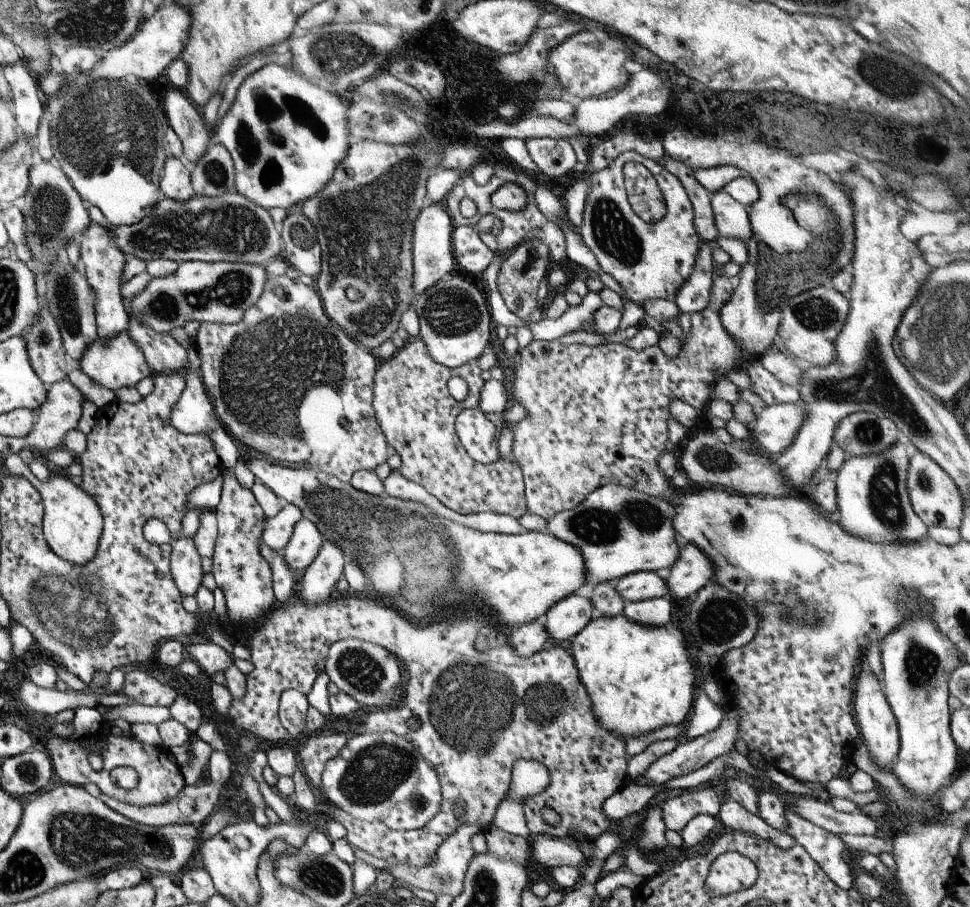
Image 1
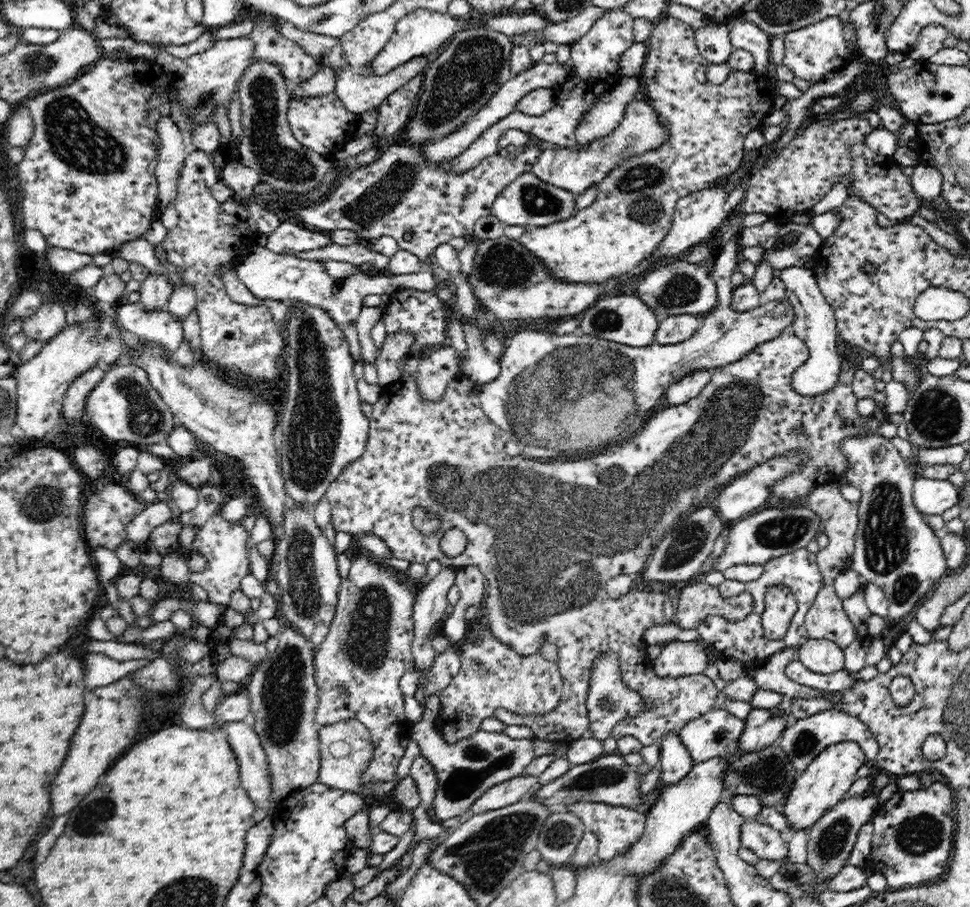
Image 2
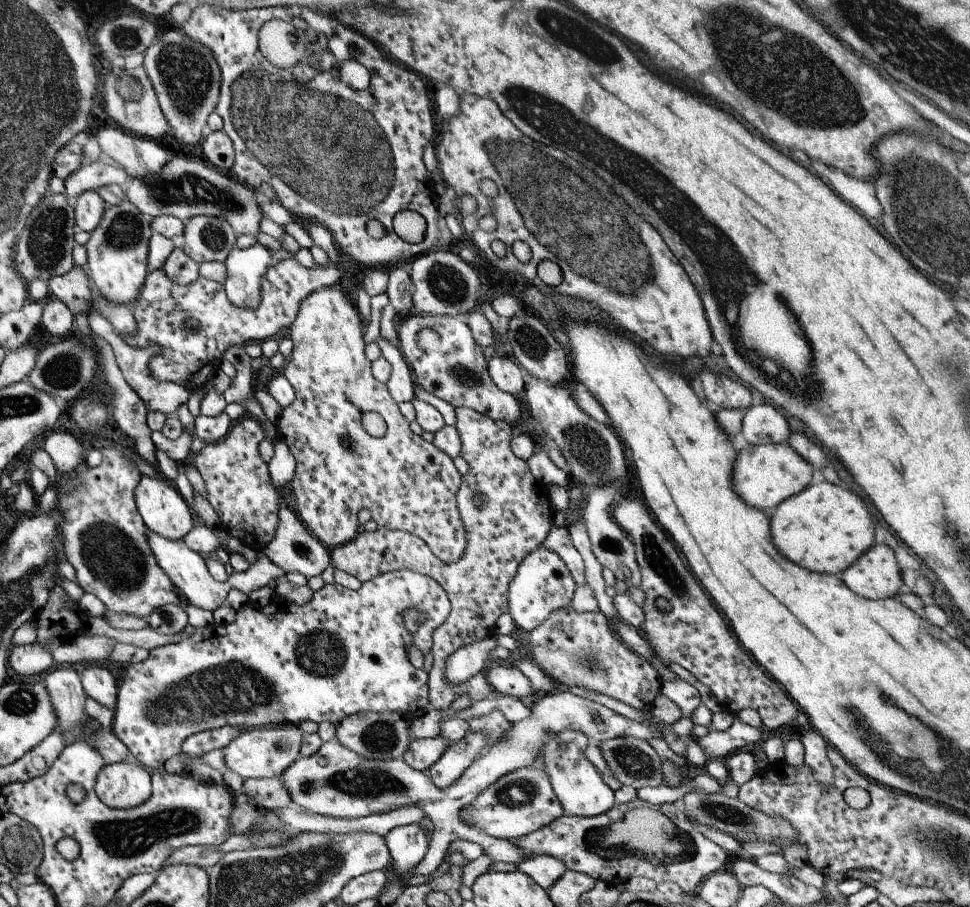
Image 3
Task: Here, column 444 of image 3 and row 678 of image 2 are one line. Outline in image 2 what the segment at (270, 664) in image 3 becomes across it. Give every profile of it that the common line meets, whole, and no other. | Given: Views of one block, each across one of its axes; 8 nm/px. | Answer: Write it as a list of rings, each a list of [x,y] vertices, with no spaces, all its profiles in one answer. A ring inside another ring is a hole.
[[[614,654],[602,655],[595,660],[591,682],[592,688],[590,688],[587,706],[590,719],[589,728],[594,732],[594,738],[603,741],[612,736],[614,725],[624,716],[634,716],[640,708],[644,708],[643,699],[638,692],[633,692],[623,684],[620,671],[618,671],[618,659]]]

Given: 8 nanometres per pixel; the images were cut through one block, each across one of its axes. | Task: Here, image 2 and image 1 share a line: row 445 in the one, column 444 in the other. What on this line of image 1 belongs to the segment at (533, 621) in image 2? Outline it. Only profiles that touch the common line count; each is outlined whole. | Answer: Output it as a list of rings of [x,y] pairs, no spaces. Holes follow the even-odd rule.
[[[412,337],[395,354],[376,364],[371,408],[375,422],[387,445],[391,446],[401,464],[397,472],[408,481],[416,482],[443,504],[459,514],[491,512],[507,514],[519,520],[527,513],[521,468],[510,456],[491,464],[475,462],[461,446],[455,434],[454,422],[458,412],[479,404],[484,381],[475,362],[457,368],[447,368],[433,362],[427,354],[423,338]],[[457,376],[467,384],[467,396],[456,401],[447,391],[445,383]],[[351,592],[345,596],[333,594],[327,600],[319,602],[317,606],[311,606],[301,598],[294,598],[287,604],[271,608],[261,618],[259,624],[252,627],[253,631],[249,636],[249,658],[253,670],[245,675],[245,692],[242,699],[231,698],[227,716],[234,726],[243,728],[247,735],[265,745],[270,742],[278,744],[289,737],[277,716],[281,692],[288,688],[295,688],[299,692],[307,690],[307,678],[317,676],[314,666],[318,661],[325,660],[327,649],[333,642],[357,639],[375,643],[405,662],[409,681],[396,705],[384,709],[365,709],[360,713],[360,720],[368,732],[393,732],[405,738],[421,754],[421,758],[435,770],[439,778],[441,804],[439,812],[425,826],[415,830],[396,831],[387,828],[383,823],[357,820],[343,810],[333,809],[328,802],[320,798],[318,793],[321,790],[323,766],[345,746],[350,733],[311,737],[297,755],[300,770],[310,790],[315,794],[318,814],[322,819],[339,822],[345,828],[345,838],[351,847],[379,860],[385,860],[390,865],[407,865],[418,869],[431,864],[436,858],[438,846],[461,824],[471,826],[475,824],[484,828],[492,822],[497,804],[507,796],[510,772],[513,763],[519,758],[537,760],[549,772],[547,788],[521,802],[521,810],[525,814],[529,833],[563,837],[571,831],[590,838],[609,826],[609,820],[601,812],[601,804],[628,782],[626,740],[619,734],[603,730],[603,726],[595,722],[589,696],[583,684],[579,682],[575,662],[566,645],[549,642],[541,650],[525,658],[515,654],[515,650],[507,644],[508,629],[501,629],[495,623],[487,626],[483,620],[479,622],[479,618],[459,614],[455,616],[455,620],[449,622],[435,622],[423,628],[415,628],[405,620],[405,616],[399,610],[386,603],[385,599],[357,596]],[[455,800],[463,802],[463,820],[457,820],[457,816],[453,814]],[[546,806],[559,816],[556,826],[545,823],[541,818],[541,810]]]

